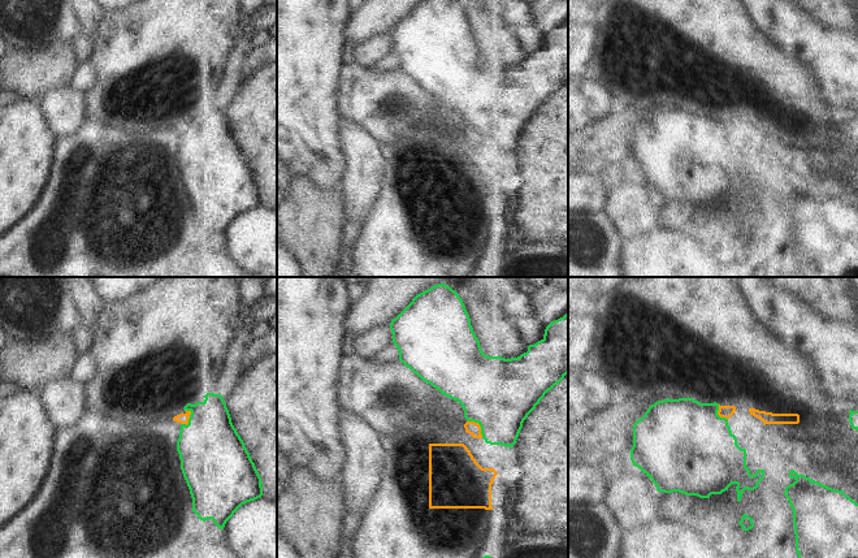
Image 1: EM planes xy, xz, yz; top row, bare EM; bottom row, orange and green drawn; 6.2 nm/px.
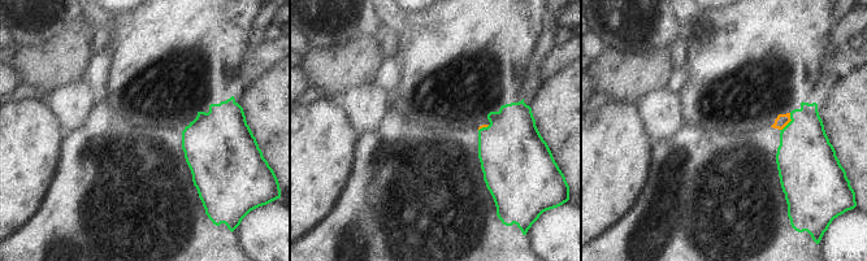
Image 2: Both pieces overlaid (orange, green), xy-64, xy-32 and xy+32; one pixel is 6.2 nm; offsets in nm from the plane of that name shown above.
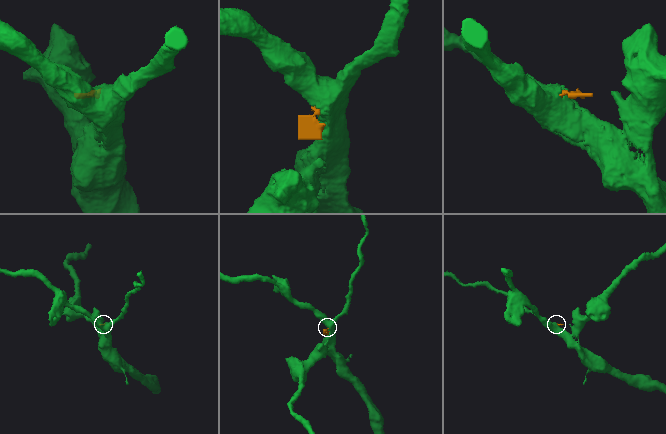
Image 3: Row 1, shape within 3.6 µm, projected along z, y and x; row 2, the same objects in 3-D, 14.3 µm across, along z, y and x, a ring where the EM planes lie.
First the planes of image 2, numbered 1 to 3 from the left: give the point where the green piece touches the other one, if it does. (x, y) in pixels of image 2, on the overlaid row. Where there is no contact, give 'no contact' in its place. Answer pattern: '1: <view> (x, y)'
1: no contact
2: xy-32 (484, 126)
3: xy+32 (788, 122)

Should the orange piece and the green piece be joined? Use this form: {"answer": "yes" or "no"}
{"answer": "no"}

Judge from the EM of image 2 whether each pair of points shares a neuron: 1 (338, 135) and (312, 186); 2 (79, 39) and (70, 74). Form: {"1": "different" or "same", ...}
{"1": "same", "2": "same"}

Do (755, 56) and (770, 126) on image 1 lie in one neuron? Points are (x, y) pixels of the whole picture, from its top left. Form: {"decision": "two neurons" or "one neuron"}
{"decision": "one neuron"}

